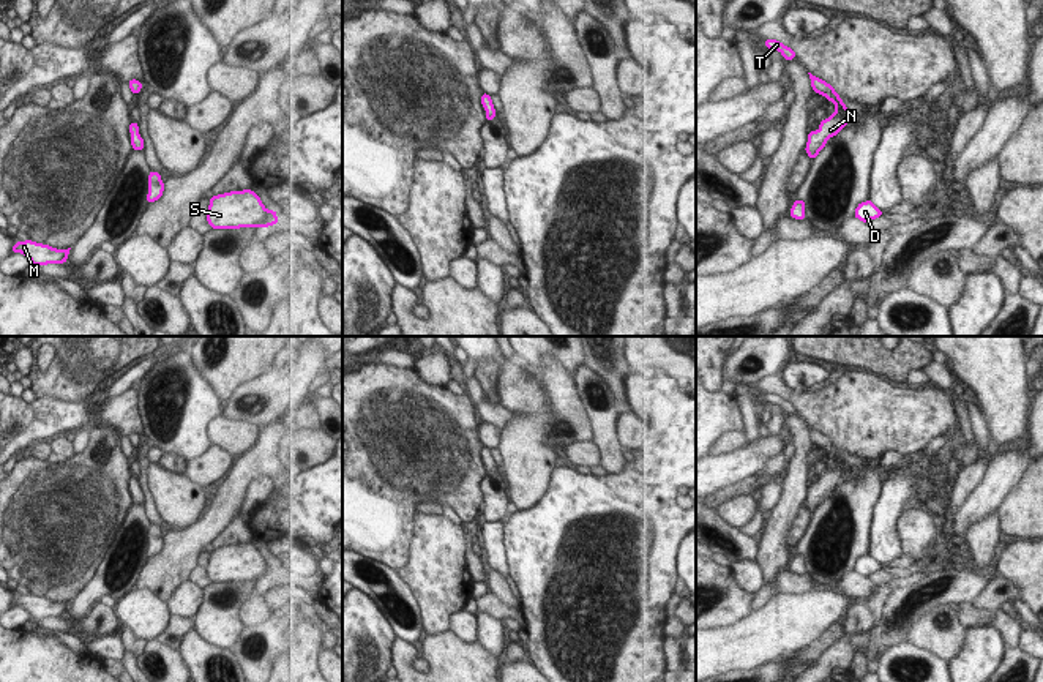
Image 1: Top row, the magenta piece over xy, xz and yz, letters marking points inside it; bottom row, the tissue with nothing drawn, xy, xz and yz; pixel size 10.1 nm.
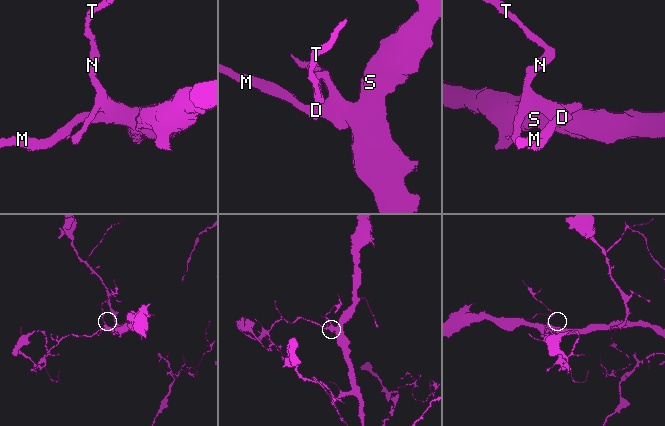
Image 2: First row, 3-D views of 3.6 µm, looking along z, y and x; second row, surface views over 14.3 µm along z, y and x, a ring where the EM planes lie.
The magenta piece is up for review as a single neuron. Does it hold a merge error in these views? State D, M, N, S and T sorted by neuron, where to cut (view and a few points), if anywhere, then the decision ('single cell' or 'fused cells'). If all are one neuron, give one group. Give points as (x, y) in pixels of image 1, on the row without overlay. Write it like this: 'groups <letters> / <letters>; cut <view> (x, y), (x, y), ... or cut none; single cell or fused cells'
groups D M N S T; cut none; single cell

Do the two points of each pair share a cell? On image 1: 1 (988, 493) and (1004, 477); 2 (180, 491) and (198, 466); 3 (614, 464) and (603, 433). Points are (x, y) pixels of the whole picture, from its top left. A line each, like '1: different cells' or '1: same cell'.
1: same cell
2: different cells
3: same cell

